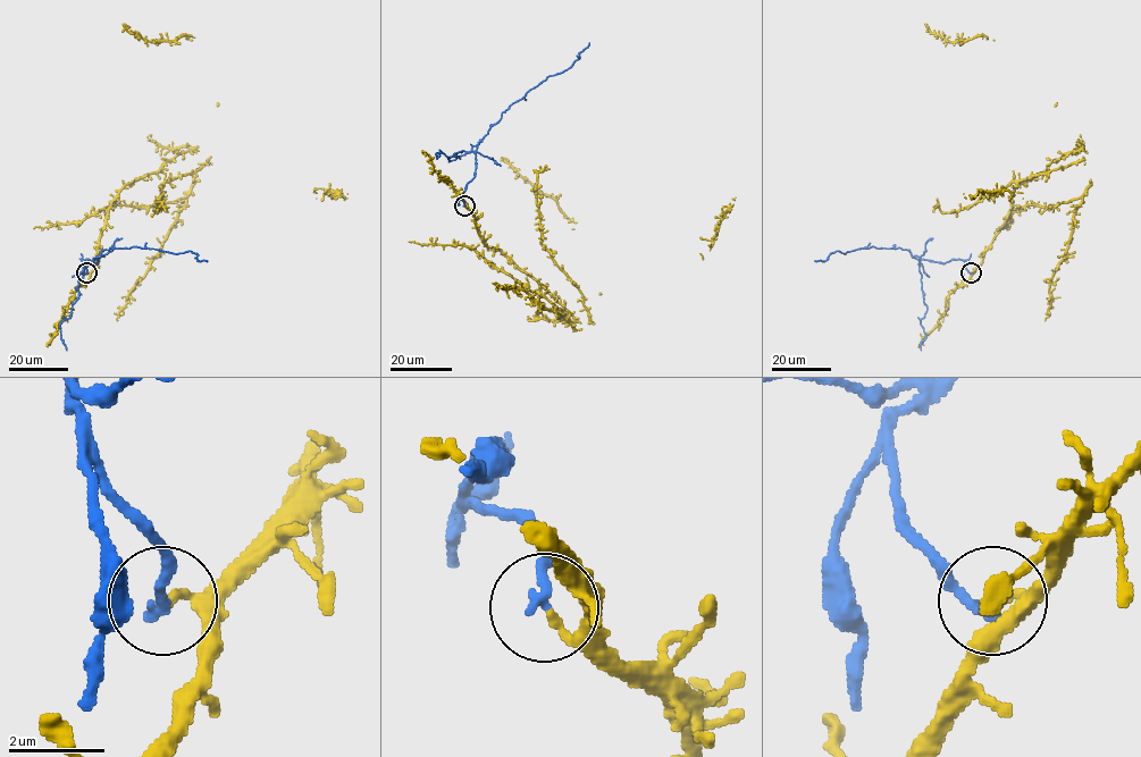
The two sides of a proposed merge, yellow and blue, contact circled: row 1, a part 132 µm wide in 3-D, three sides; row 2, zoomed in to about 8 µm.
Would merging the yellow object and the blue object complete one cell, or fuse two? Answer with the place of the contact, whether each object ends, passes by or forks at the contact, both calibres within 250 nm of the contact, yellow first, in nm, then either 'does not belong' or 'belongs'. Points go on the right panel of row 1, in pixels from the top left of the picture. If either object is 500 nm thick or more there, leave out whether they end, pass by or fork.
place (971, 272); yellow ends; blue ends; calibres 220 and 220 nm; does not belong

